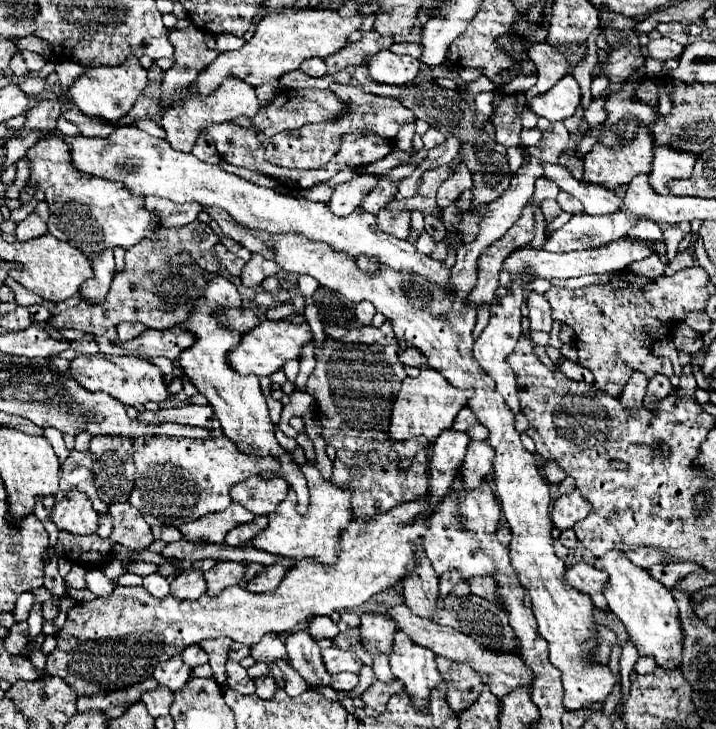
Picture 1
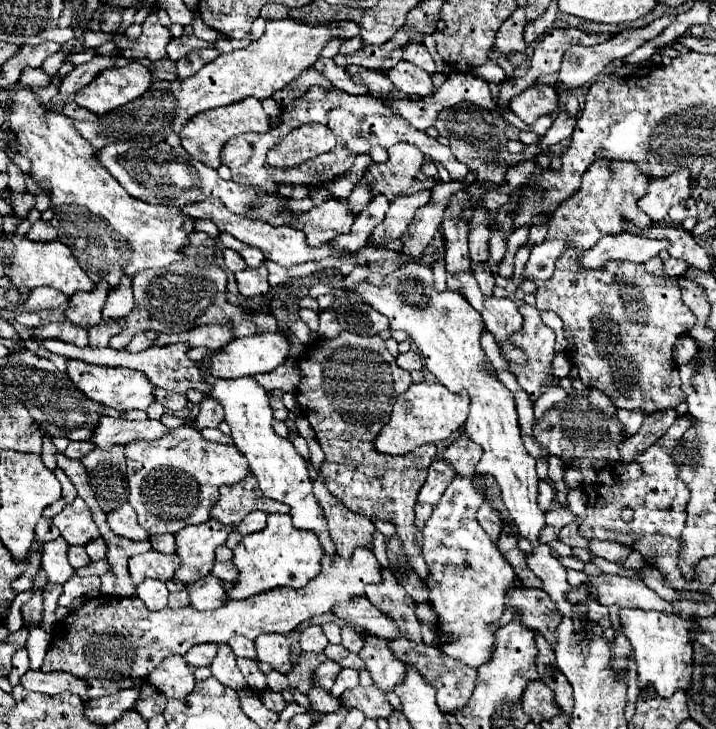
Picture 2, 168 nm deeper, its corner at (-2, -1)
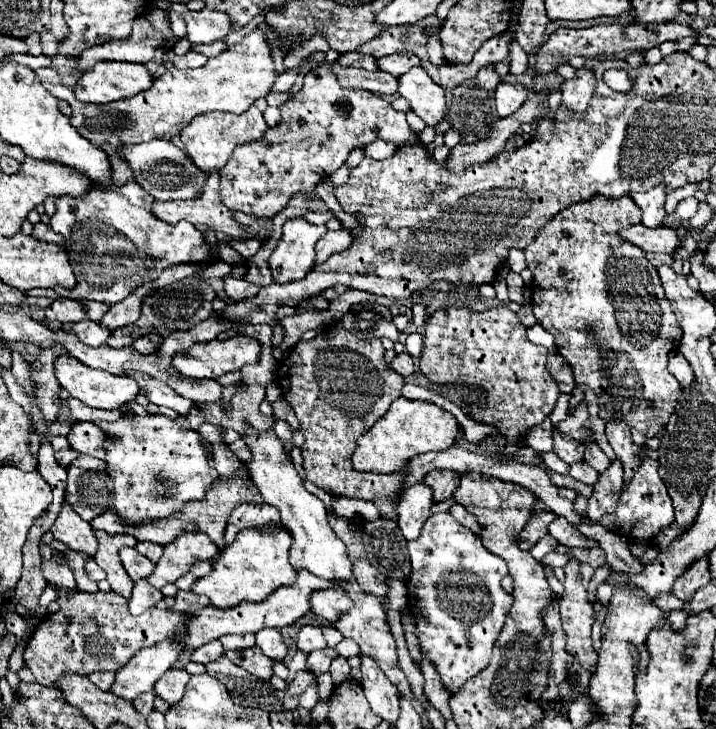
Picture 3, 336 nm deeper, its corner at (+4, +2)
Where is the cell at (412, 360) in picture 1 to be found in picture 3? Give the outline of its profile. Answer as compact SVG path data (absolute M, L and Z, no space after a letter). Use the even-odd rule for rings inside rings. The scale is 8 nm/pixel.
M398 354L394 360L392 360L392 364L390 364L390 368L394 370L394 372L398 372L400 376L410 376L410 374L414 374L414 360L412 360L412 356L410 354Z

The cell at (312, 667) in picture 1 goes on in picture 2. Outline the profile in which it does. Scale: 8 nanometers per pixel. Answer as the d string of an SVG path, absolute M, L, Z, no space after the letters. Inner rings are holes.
M312 683L308 691L308 699L310 699L312 709L322 711L322 713L332 713L340 707L340 699L334 697L330 691L324 691L324 687L320 687L318 683Z

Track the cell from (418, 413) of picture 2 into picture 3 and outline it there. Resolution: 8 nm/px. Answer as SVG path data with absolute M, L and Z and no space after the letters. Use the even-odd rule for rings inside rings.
M398 398L392 402L390 410L358 438L356 450L352 454L352 466L358 472L376 472L376 474L394 474L400 472L414 456L450 448L458 438L456 418L430 402Z

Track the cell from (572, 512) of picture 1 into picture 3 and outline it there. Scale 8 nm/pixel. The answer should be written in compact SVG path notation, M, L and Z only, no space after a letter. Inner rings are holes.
M538 512L534 514L528 524L522 528L520 538L518 538L518 546L522 550L530 550L540 538L544 538L548 534L548 524L556 518L556 514L552 512Z

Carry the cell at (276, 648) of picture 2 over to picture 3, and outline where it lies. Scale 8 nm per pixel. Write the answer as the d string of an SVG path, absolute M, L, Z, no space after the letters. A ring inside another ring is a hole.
M274 628L256 632L256 646L262 648L262 652L272 660L284 660L284 656L288 654L288 646L286 646L282 634Z

